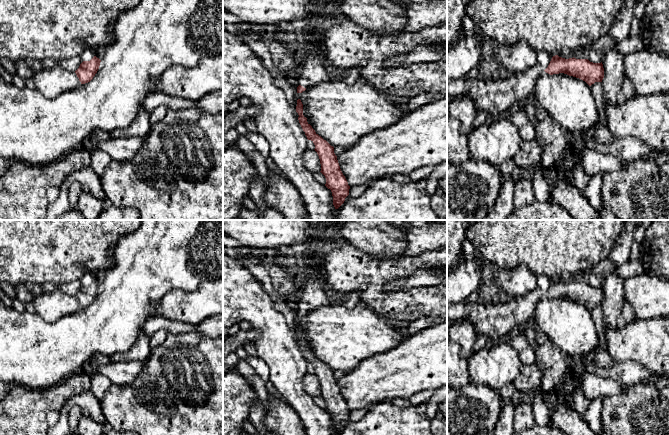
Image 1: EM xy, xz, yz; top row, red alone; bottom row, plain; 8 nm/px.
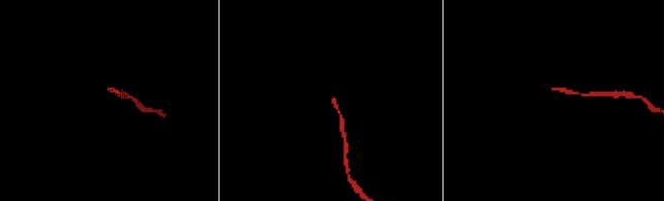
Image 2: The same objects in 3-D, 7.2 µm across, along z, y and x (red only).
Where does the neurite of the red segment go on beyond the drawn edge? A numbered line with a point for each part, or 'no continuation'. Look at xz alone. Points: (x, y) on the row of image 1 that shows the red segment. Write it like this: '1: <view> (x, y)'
1: xz (314, 72)

